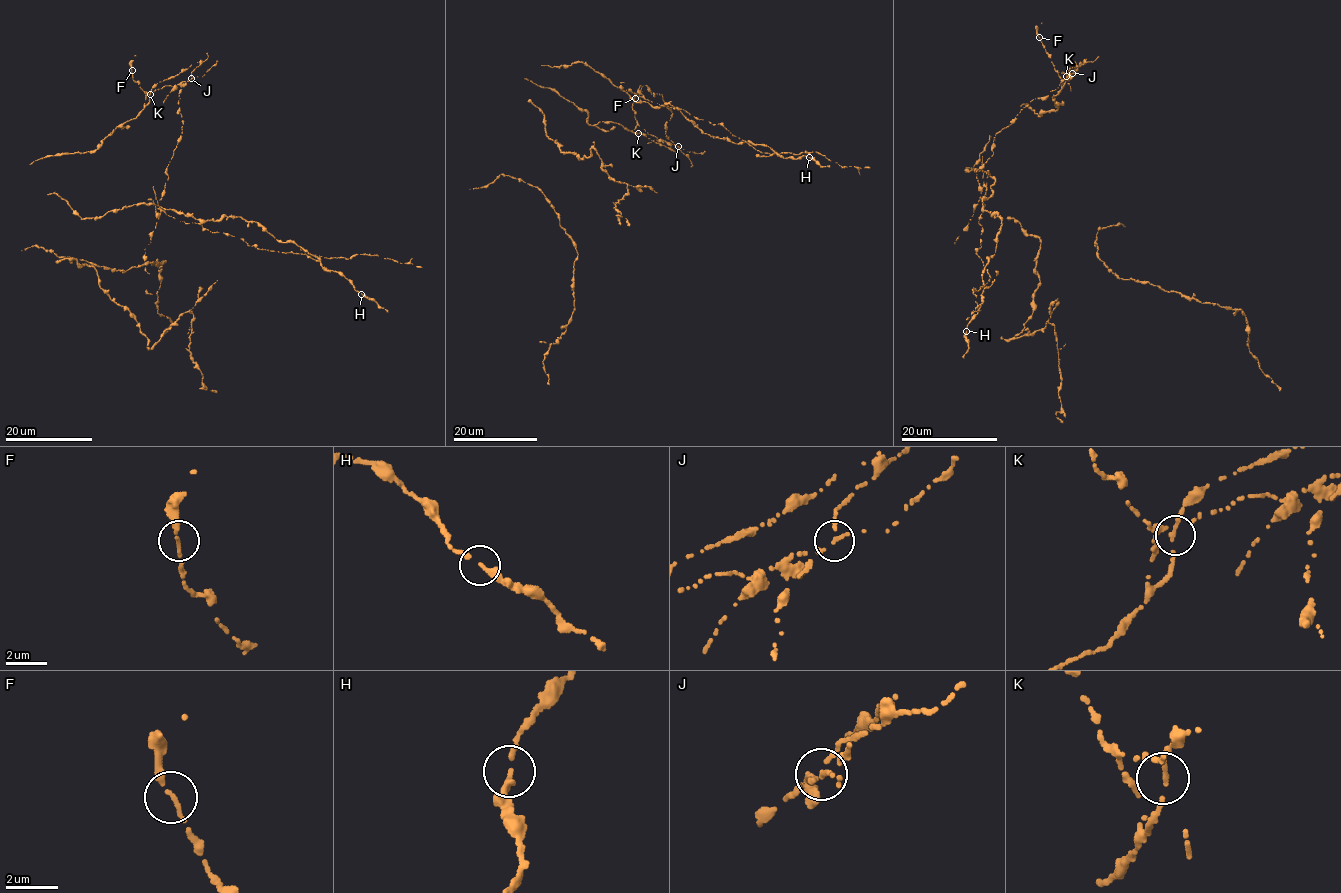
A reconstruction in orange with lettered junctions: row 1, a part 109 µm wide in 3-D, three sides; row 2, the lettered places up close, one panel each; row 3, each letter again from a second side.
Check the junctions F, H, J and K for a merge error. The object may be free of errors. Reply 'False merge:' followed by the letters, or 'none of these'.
False merge: J

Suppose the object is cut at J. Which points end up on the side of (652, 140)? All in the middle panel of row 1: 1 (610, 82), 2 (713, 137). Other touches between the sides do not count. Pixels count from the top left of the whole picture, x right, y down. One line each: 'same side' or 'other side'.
1: same side
2: same side

